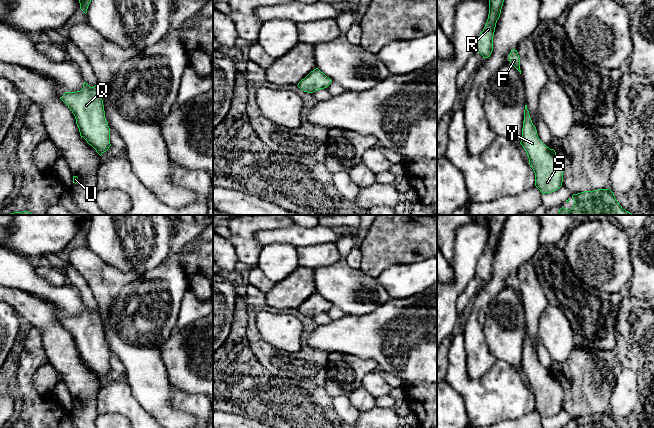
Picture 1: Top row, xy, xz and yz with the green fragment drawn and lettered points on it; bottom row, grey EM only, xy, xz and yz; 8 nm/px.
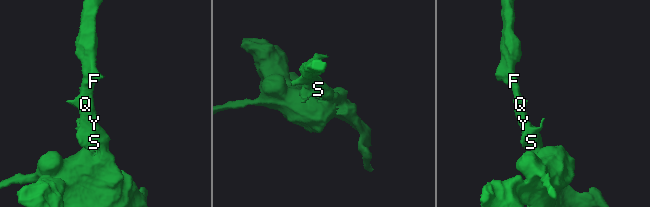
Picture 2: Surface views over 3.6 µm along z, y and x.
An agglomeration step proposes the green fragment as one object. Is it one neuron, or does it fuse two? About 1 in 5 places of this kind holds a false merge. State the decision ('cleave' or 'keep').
keep

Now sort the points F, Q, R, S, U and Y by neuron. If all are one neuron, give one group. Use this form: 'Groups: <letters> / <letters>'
Groups: F Q R S U Y

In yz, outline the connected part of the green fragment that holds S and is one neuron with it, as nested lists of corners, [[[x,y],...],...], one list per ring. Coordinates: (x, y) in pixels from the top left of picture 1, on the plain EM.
[[[525,329],[524,334],[520,368],[525,373],[529,382],[529,389],[535,397],[535,410],[542,418],[558,414],[563,406],[563,388],[557,381],[555,374],[547,371],[539,363],[527,329]]]

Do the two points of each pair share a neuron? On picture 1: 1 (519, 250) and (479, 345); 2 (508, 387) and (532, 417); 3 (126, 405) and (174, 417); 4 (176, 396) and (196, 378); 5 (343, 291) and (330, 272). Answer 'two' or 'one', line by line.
1: one
2: two
3: two
4: two
5: one

